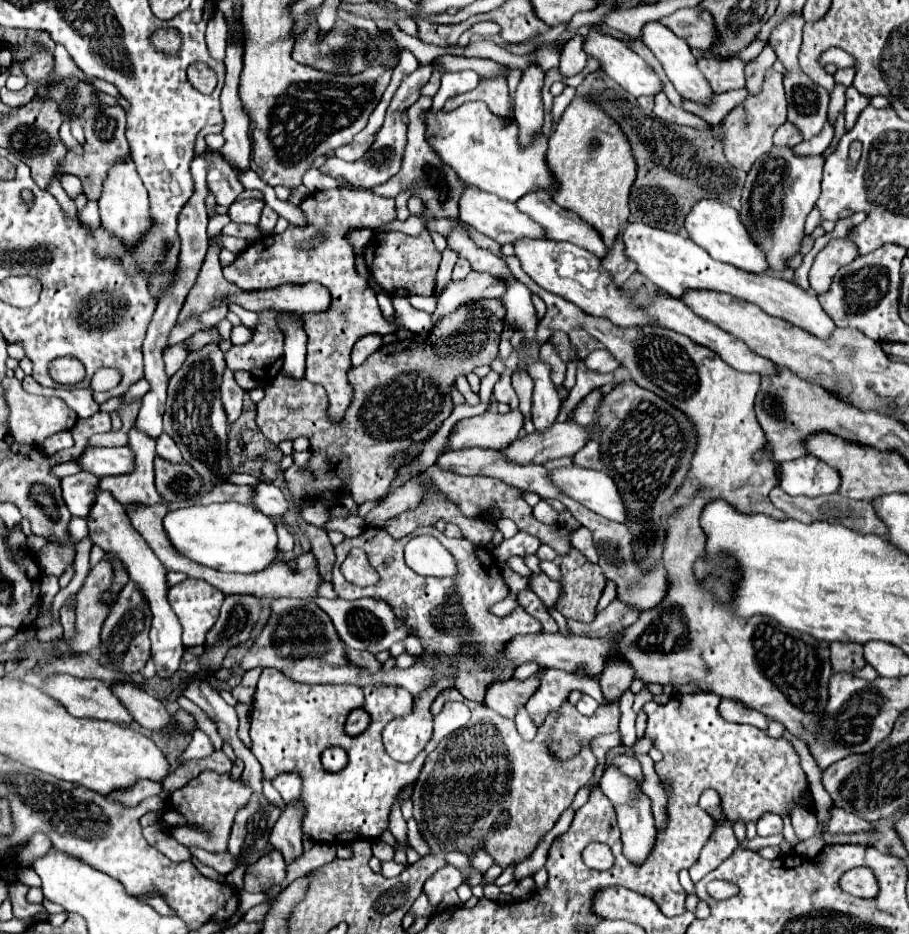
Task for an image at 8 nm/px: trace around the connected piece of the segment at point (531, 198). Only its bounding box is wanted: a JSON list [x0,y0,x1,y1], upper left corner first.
[516,189,606,259]

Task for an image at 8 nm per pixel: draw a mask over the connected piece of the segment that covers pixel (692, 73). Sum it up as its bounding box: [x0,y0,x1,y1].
[642,21,712,103]

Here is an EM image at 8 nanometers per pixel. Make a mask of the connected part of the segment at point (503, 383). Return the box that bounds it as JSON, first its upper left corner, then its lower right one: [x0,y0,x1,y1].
[494,373,518,409]

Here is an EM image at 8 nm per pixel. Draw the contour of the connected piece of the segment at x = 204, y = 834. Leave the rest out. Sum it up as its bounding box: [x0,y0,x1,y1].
[170,771,252,853]

